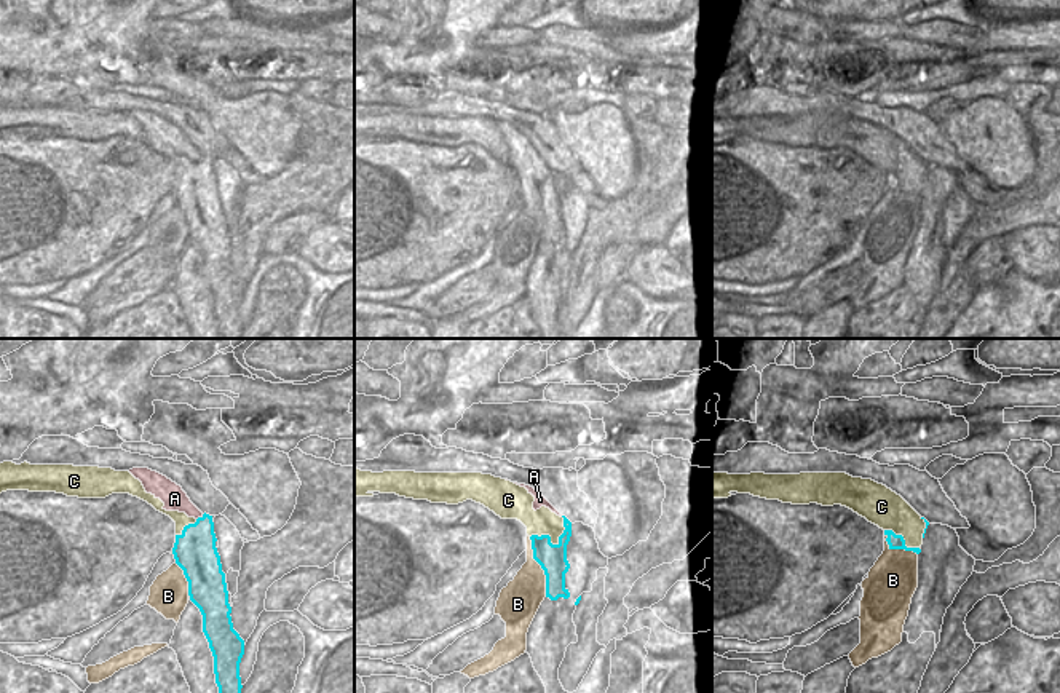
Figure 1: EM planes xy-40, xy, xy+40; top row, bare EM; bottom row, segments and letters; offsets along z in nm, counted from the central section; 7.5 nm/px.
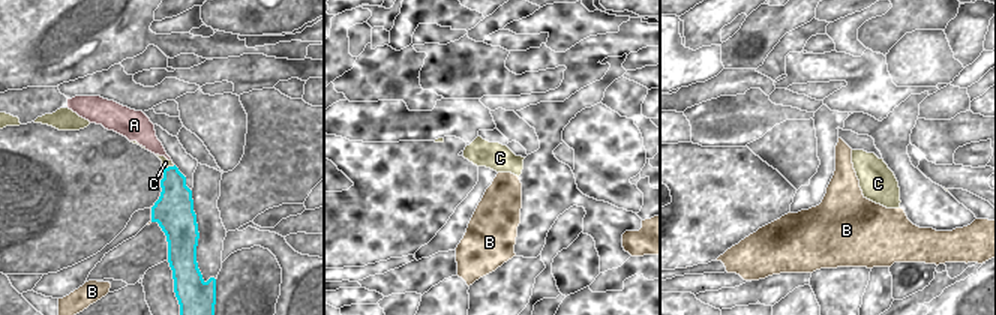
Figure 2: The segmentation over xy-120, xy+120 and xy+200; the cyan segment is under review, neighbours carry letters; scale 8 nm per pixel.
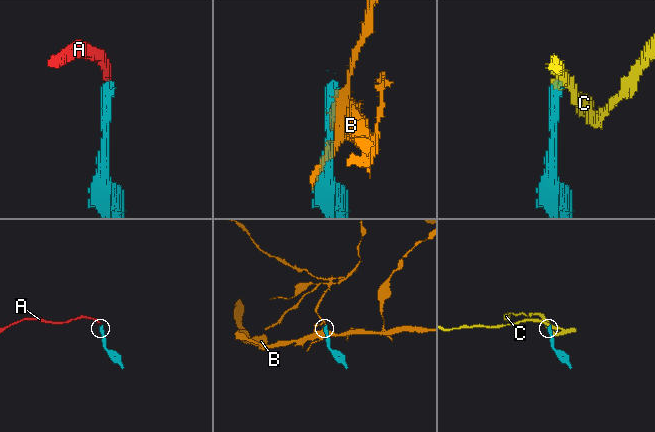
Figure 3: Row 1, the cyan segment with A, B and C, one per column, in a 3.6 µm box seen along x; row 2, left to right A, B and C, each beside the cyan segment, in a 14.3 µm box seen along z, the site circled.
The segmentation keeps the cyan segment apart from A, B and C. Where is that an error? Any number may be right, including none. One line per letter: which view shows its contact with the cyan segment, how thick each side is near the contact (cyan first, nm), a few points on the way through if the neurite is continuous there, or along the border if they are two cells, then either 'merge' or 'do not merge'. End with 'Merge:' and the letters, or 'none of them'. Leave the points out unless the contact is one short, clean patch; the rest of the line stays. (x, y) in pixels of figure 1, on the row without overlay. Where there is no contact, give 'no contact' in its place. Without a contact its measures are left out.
A: meets cyan in xy-40; 320 nm thick on the cyan side, 180 nm on the other; merge
B: meets cyan in xy; 220 nm thick on the cyan side, 280 nm on the other; do not merge
C: meets cyan in xy; 220 nm thick on the cyan side, 200 nm on the other; border along xy (564, 160), (564, 174), (556, 186), (548, 178), (530, 179); do not merge
Merge: A

